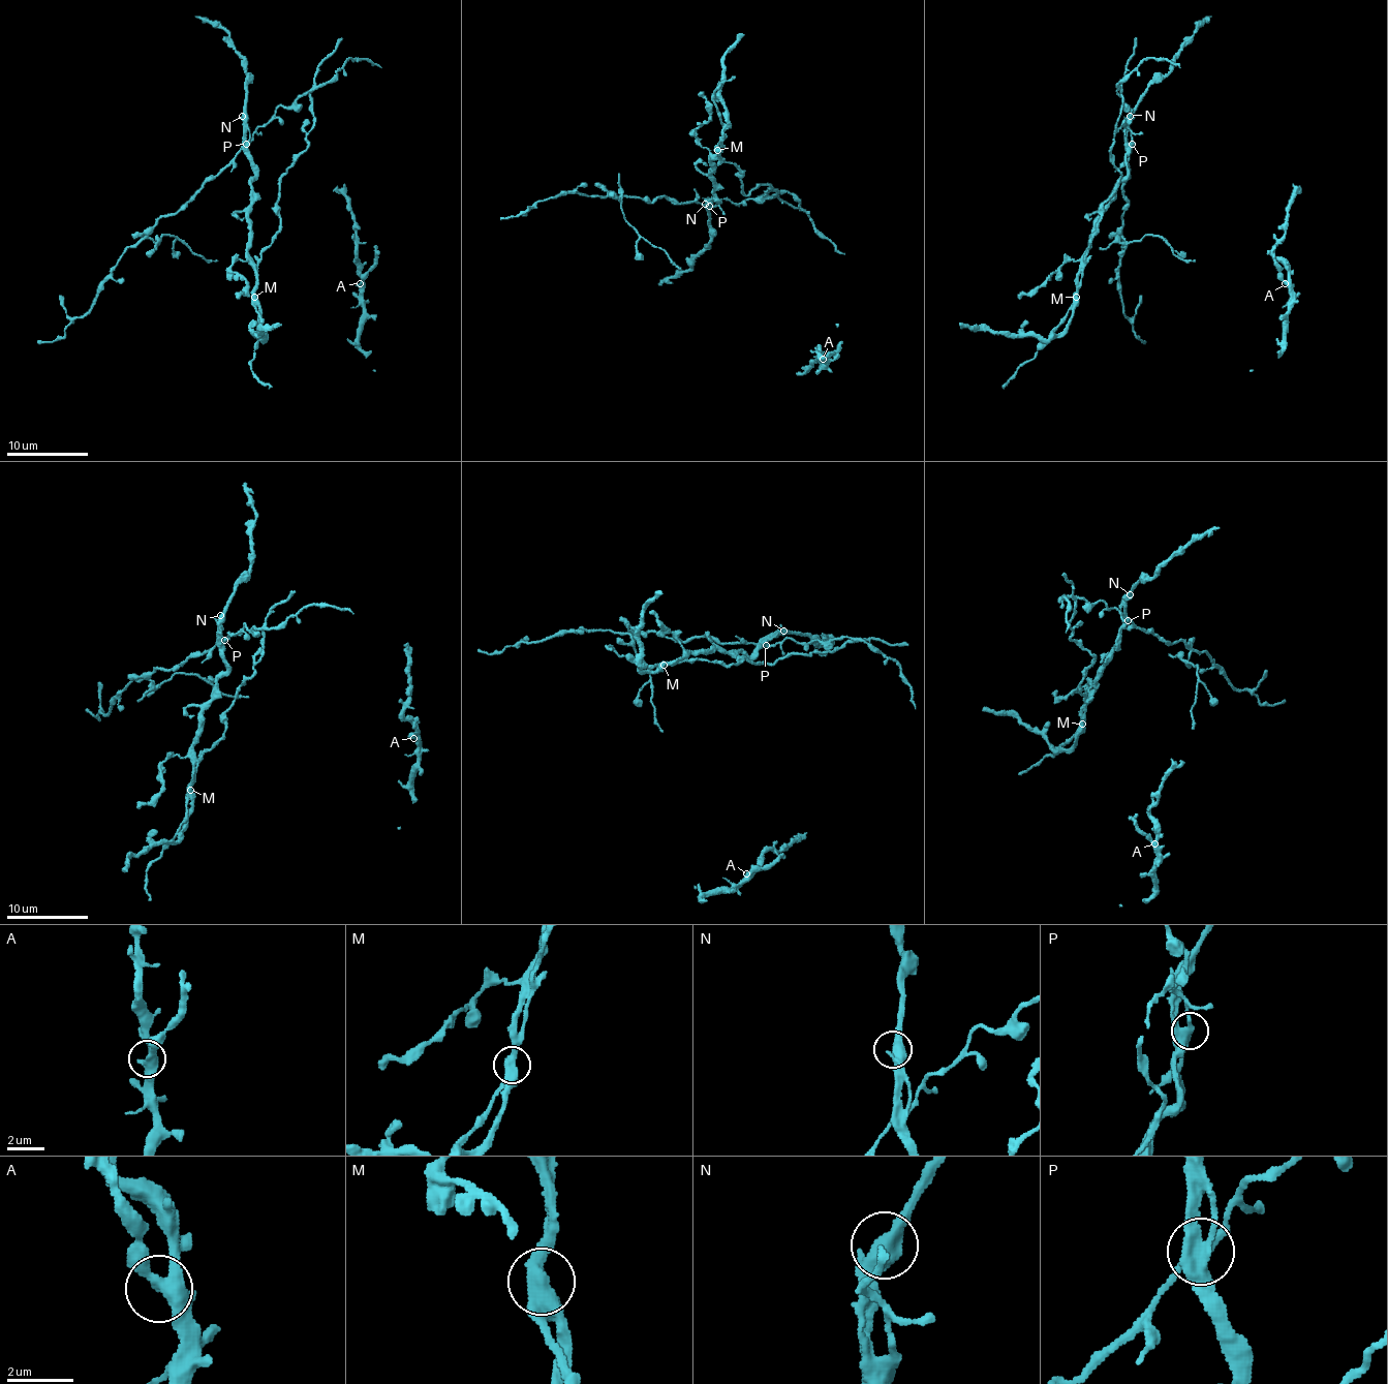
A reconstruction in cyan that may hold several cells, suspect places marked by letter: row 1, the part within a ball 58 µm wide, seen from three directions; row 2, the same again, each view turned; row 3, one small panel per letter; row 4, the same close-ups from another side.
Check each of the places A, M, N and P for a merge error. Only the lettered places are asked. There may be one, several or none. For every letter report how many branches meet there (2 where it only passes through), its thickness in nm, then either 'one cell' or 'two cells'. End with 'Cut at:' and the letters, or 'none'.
A: 4 branches meet; 380 nm thick; one cell
M: 3 branches meet; 480 nm thick; two cells
N: 3 branches meet; 400 nm thick; one cell
P: 5 branches meet; 400 nm thick; two cells
Cut at: M, P

